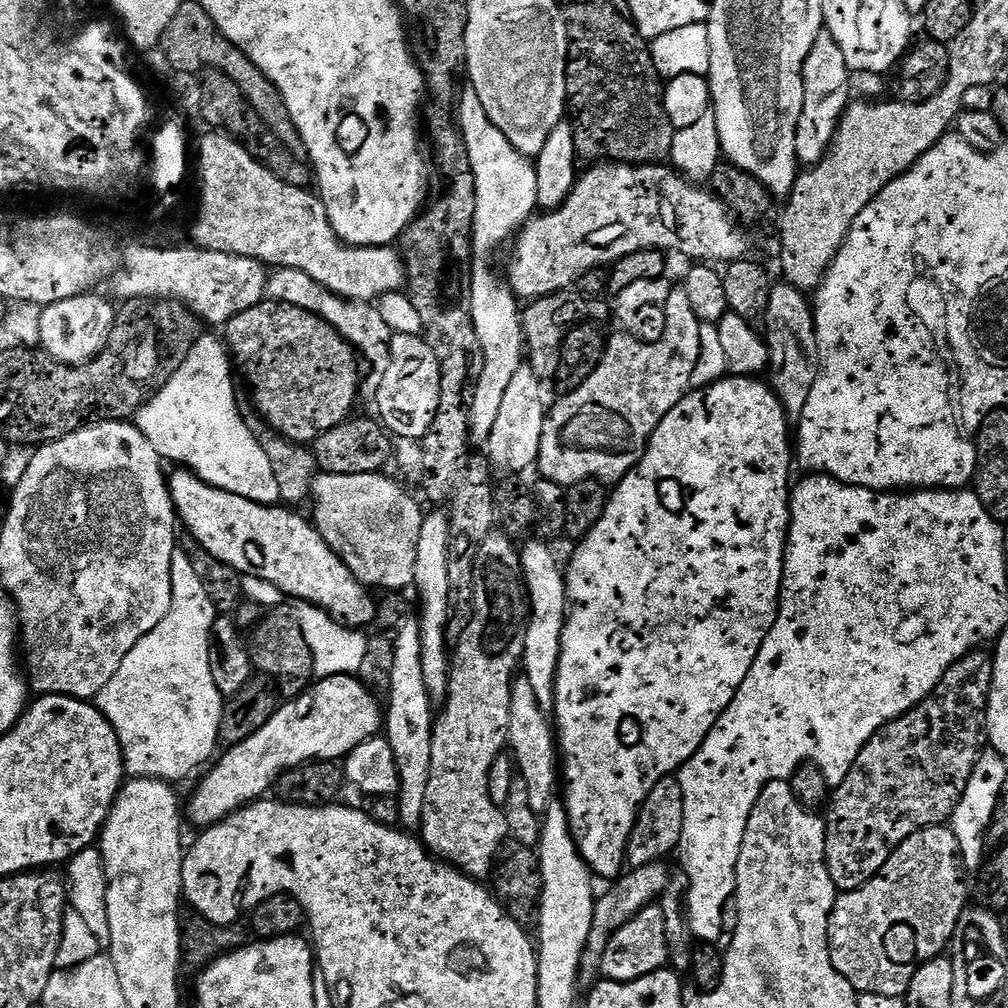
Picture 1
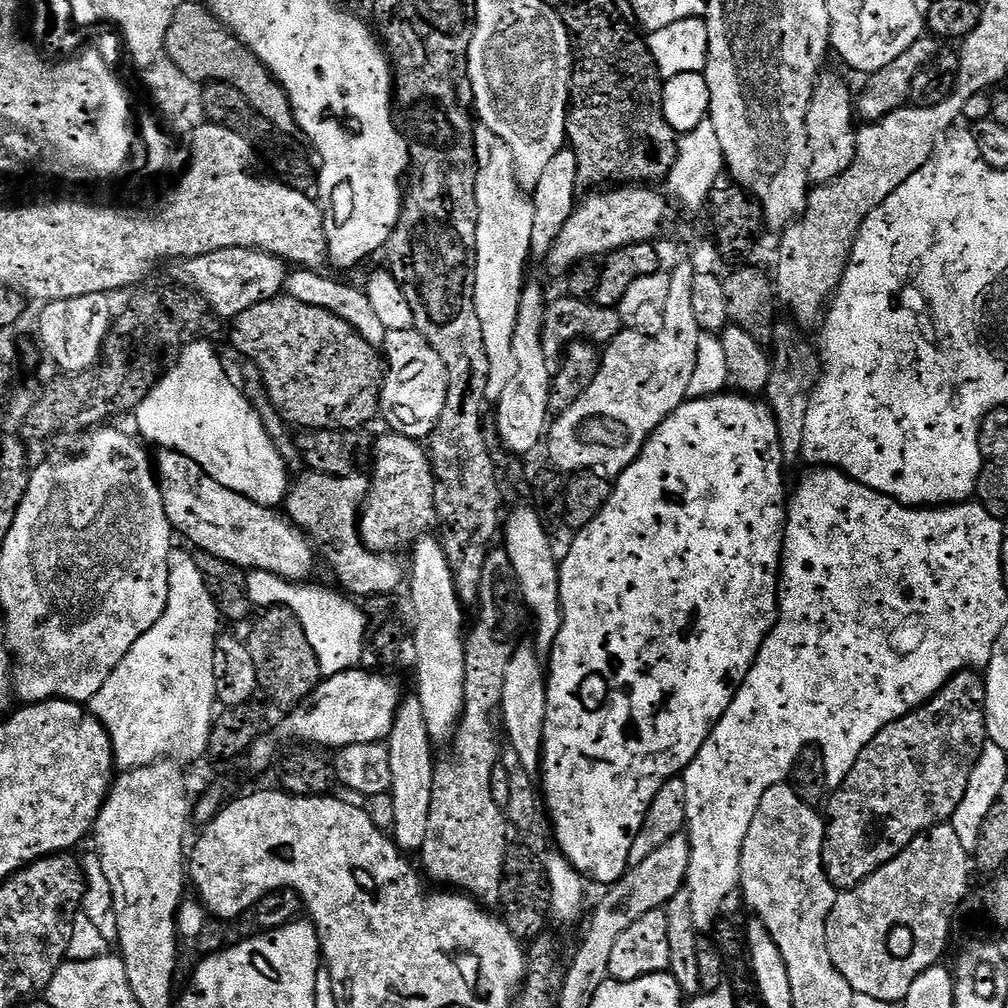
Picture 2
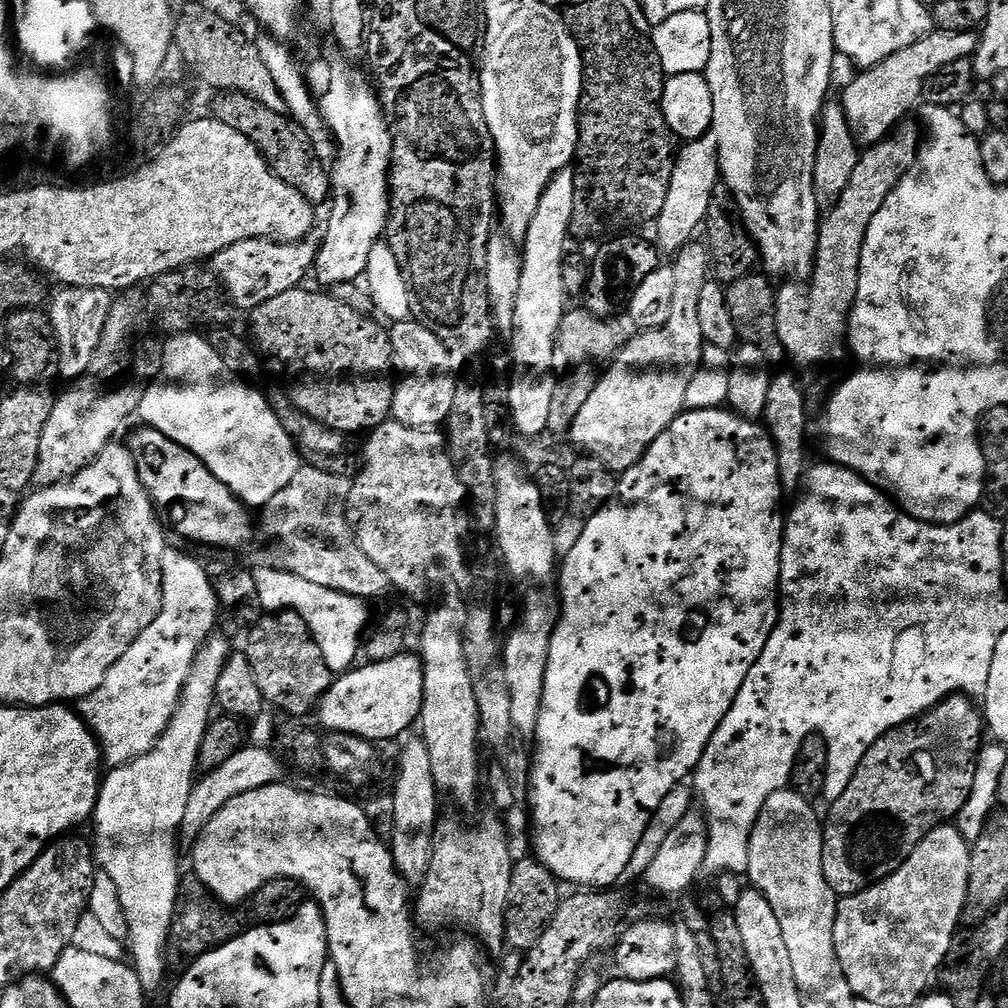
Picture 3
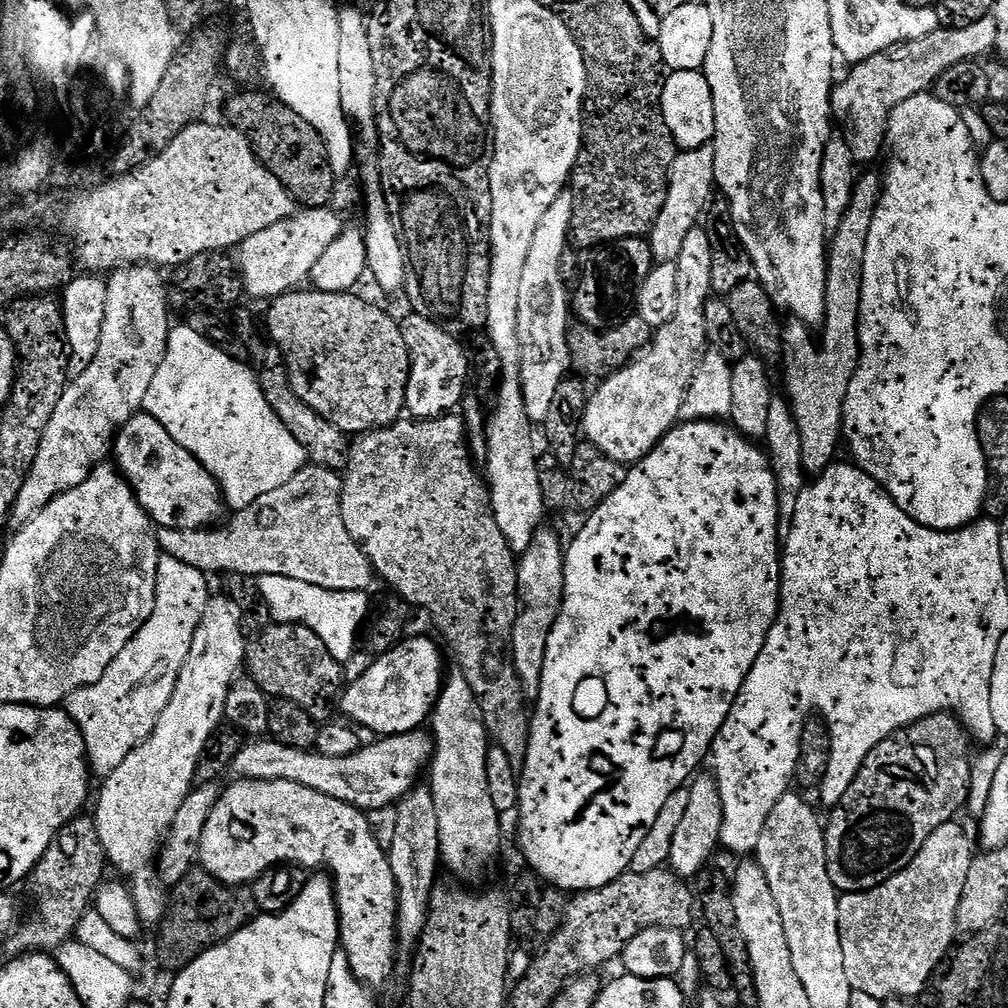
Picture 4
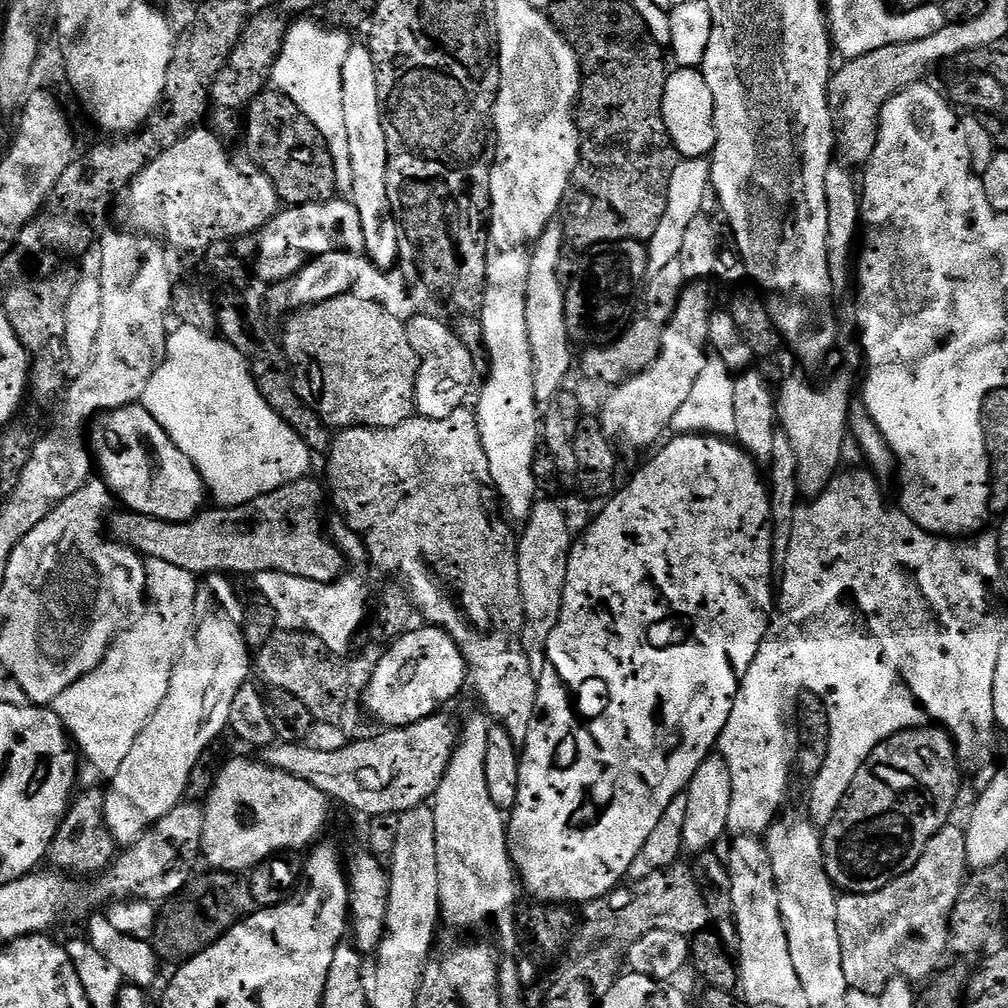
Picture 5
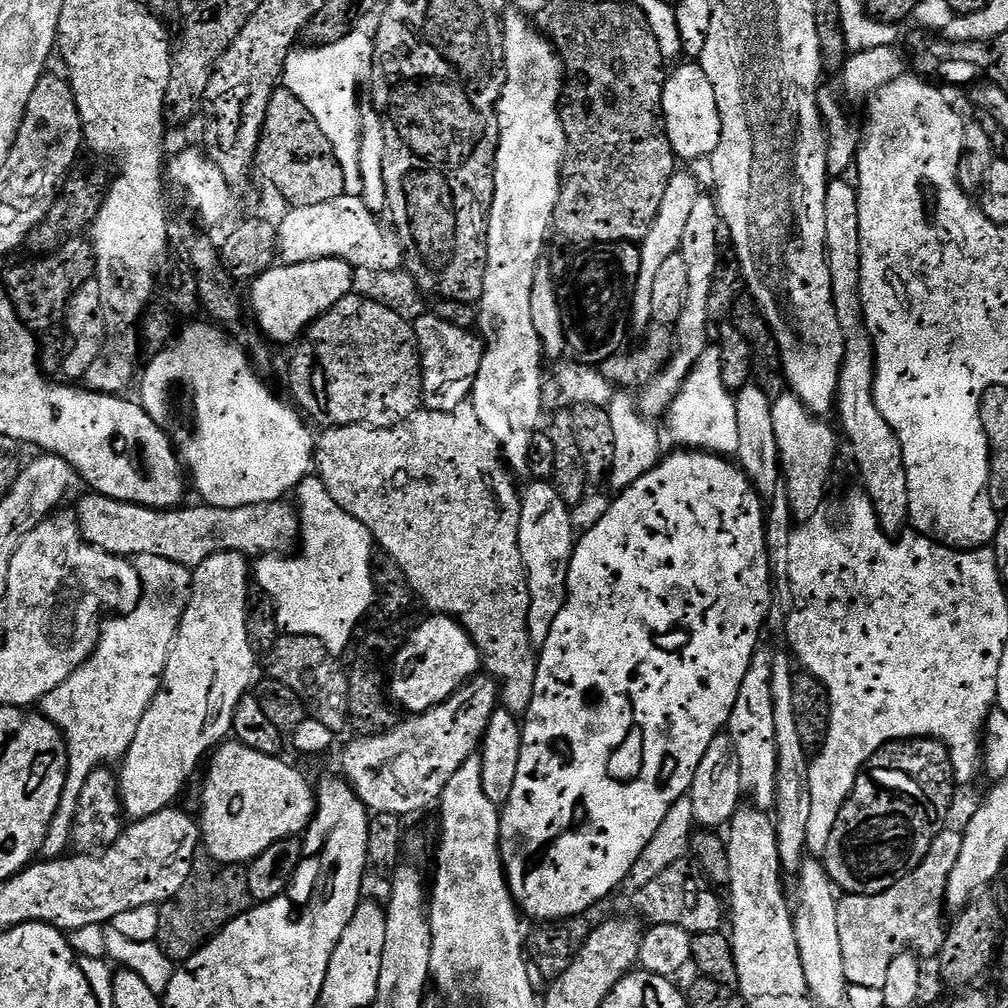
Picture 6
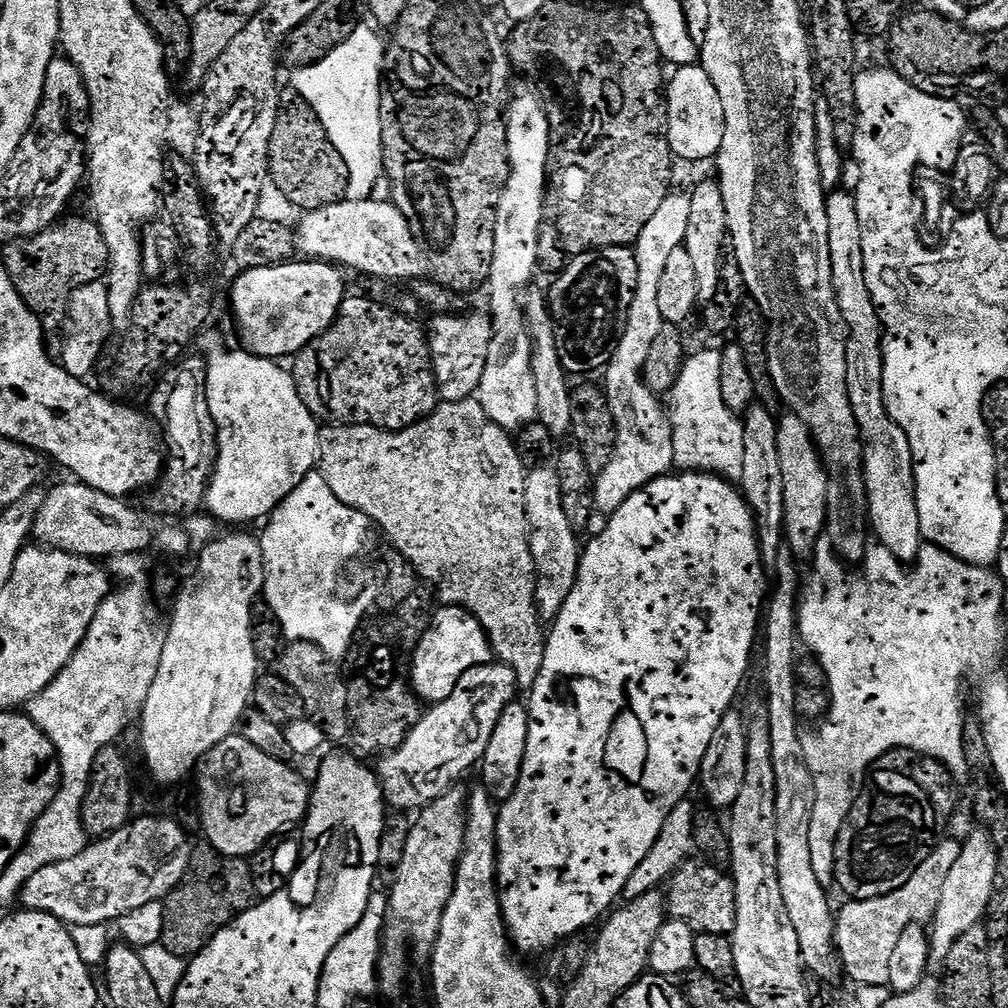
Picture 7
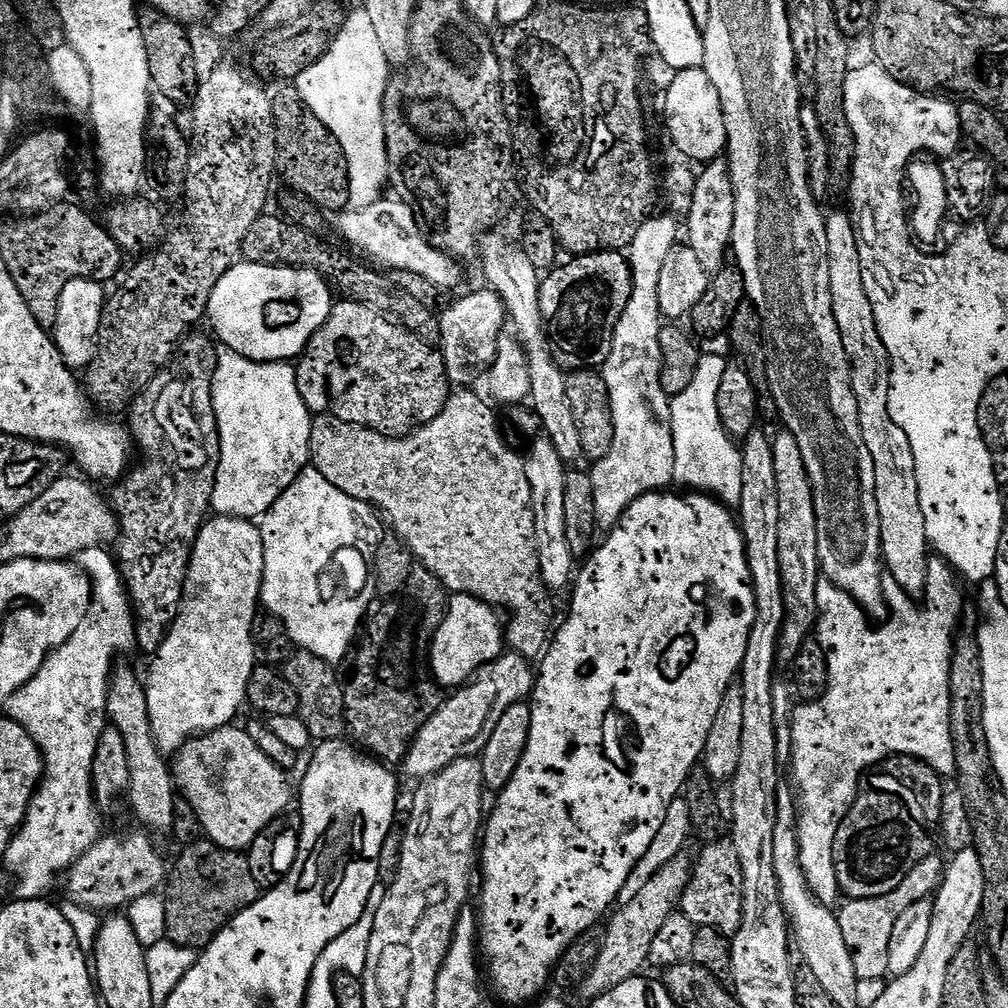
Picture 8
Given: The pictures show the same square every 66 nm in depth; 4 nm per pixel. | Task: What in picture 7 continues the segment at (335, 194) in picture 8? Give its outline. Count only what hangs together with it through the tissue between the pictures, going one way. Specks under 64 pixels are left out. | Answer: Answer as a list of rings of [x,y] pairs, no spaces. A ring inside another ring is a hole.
[[[289,95],[288,101],[283,101],[282,107],[277,114],[277,125],[269,144],[269,168],[268,175],[271,183],[276,183],[276,188],[293,204],[304,212],[313,212],[322,206],[330,206],[345,199],[348,195],[348,171],[346,162],[342,162],[342,154],[334,150],[334,142],[326,134],[322,122],[314,114],[314,110],[301,96]]]

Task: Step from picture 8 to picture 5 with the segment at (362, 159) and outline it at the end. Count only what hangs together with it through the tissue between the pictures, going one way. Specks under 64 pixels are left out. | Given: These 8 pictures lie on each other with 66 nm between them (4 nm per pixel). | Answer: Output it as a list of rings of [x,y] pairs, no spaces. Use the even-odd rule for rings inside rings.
[[[300,18],[297,19],[300,20],[297,24],[289,23],[287,25],[284,33],[284,45],[280,47],[280,54],[276,57],[276,64],[272,68],[270,80],[275,91],[289,96],[298,106],[298,110],[302,110],[302,114],[306,114],[306,118],[310,118],[310,122],[314,122],[314,126],[318,126],[326,146],[334,158],[337,193],[348,194],[352,190],[354,173],[350,167],[350,137],[346,134],[346,110],[342,100],[342,86],[343,63],[346,62],[347,55],[350,54],[354,40],[348,37],[351,35],[347,31],[333,30],[331,27],[323,28],[322,25],[315,24],[314,21],[308,19],[312,18]]]

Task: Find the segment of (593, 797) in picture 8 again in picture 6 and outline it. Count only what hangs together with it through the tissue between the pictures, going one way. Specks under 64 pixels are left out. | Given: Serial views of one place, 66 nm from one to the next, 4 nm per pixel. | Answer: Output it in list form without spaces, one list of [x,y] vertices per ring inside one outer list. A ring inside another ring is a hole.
[[[676,450],[673,456],[665,455],[654,470],[642,474],[638,482],[634,482],[629,488],[623,489],[620,496],[608,508],[608,513],[585,534],[584,537],[575,541],[572,550],[572,561],[568,571],[568,597],[564,603],[562,614],[554,618],[554,627],[550,630],[550,638],[539,649],[538,663],[536,665],[536,677],[534,678],[534,698],[530,702],[528,711],[522,720],[522,750],[518,758],[518,775],[514,777],[514,790],[510,790],[510,798],[502,805],[500,814],[500,857],[504,863],[504,873],[508,875],[508,889],[512,892],[512,899],[516,907],[521,909],[525,917],[533,916],[536,922],[555,922],[558,920],[571,920],[573,916],[587,913],[587,908],[592,908],[603,896],[608,896],[616,887],[623,885],[628,879],[634,862],[646,850],[646,842],[654,838],[658,826],[662,826],[662,818],[666,818],[666,810],[678,802],[678,798],[686,796],[692,789],[694,782],[694,770],[698,770],[698,762],[702,762],[702,754],[706,754],[710,742],[714,742],[716,736],[725,731],[726,725],[732,711],[734,702],[738,698],[738,690],[742,686],[742,678],[746,678],[746,670],[750,666],[752,657],[758,651],[756,643],[760,640],[760,631],[766,628],[768,612],[771,610],[772,600],[772,577],[773,569],[768,569],[768,557],[770,551],[766,546],[766,504],[765,501],[754,490],[754,486],[748,481],[748,475],[741,470],[739,463],[731,459],[718,456],[714,452],[698,452],[695,450]]]

